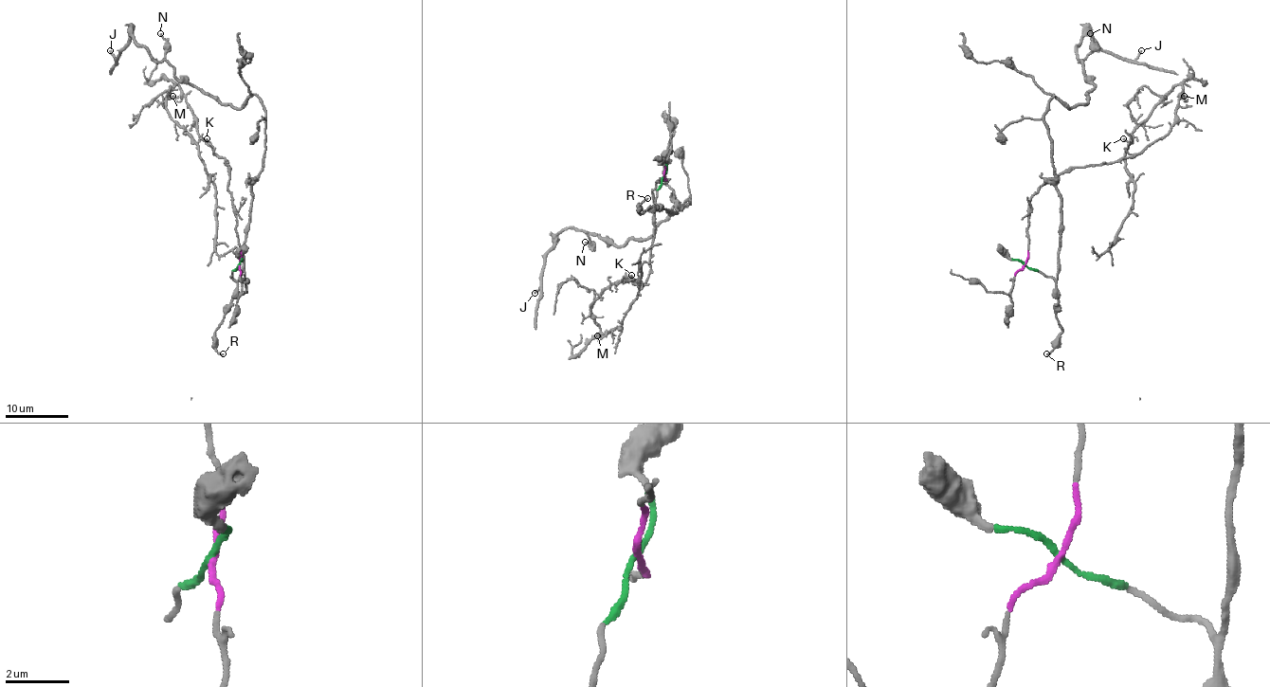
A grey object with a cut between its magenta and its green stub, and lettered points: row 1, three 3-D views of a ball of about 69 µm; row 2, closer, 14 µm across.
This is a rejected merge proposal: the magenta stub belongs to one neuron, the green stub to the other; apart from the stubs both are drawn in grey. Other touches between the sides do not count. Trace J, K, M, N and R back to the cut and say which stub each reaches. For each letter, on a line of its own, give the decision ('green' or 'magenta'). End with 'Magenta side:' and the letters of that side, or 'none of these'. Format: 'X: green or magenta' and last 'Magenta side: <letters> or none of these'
J: green
K: magenta
M: magenta
N: green
R: green
Magenta side: K, M

